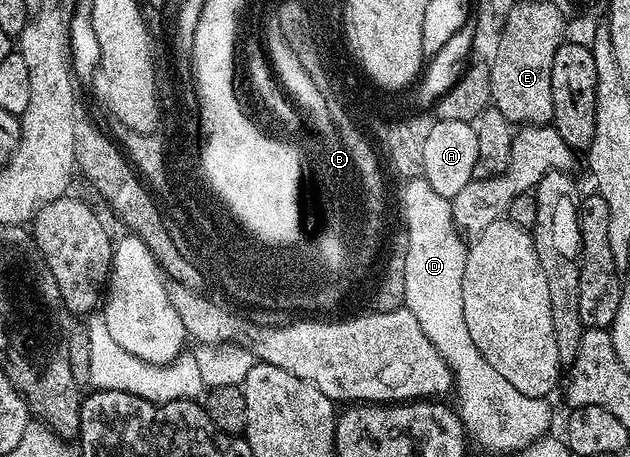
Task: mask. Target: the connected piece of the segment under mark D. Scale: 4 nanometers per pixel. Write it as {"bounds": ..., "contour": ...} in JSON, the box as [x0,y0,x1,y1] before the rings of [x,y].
{"bounds":[401,176,506,398],"contour":[[[423,176],[405,181],[402,196],[404,222],[408,244],[404,256],[404,278],[402,274],[401,293],[404,292],[403,305],[414,314],[426,338],[433,342],[434,348],[442,354],[453,374],[454,394],[458,398],[461,394],[472,396],[488,396],[488,384],[494,388],[506,383],[506,378],[498,374],[494,366],[486,358],[482,358],[474,342],[471,341],[470,330],[466,327],[466,314],[463,313],[462,279],[466,270],[468,257],[467,245],[463,237],[457,232],[453,222],[453,210],[449,197],[435,193],[427,179]]]}

